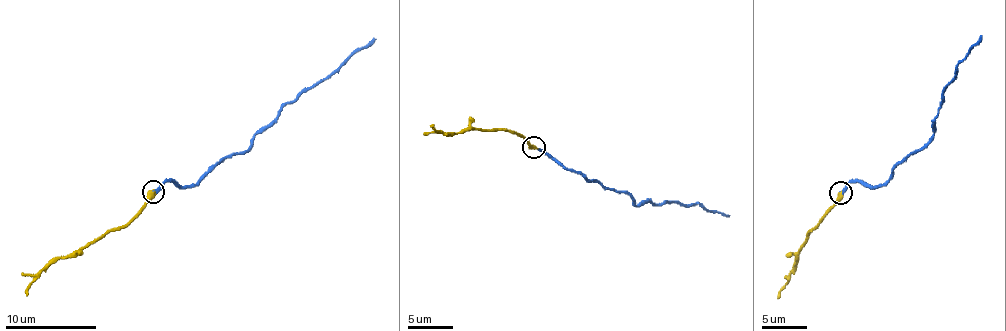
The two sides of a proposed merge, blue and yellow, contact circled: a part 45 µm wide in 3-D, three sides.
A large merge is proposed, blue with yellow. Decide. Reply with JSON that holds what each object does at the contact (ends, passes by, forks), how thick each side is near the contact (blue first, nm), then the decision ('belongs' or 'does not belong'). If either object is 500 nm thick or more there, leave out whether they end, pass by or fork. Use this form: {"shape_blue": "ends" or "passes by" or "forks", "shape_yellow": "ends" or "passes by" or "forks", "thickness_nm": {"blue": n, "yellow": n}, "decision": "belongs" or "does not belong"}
{"thickness_nm": {"blue": 200, "yellow": 500}, "decision": "belongs"}

